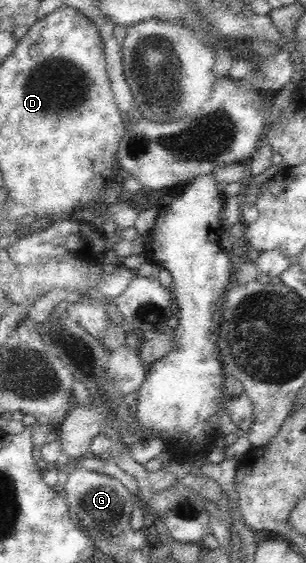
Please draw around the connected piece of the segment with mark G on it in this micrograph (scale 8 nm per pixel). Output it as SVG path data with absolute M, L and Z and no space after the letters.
M85 467L71 469L63 491L70 519L92 542L108 541L129 530L130 516L138 497L135 497L114 477L89 471Z

